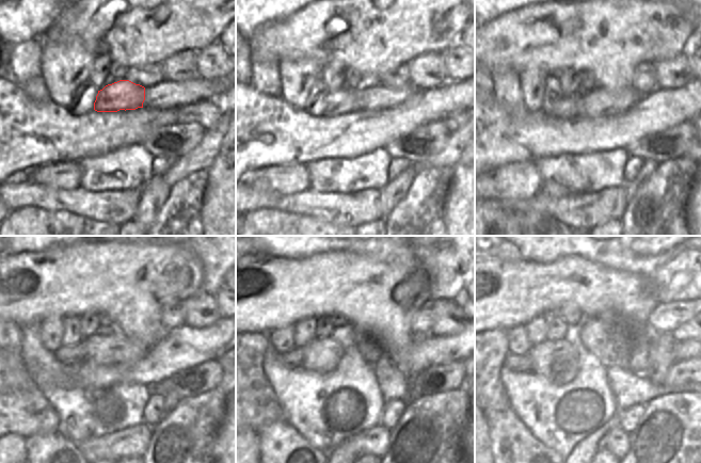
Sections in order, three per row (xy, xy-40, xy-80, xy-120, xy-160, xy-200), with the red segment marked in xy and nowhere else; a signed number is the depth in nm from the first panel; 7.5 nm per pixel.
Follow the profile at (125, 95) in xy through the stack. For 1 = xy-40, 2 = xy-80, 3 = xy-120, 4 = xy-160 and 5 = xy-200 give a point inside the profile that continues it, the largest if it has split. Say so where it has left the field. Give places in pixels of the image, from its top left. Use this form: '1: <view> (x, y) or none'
1: xy-40 (344, 100)
2: xy-80 (568, 108)
3: xy-120 (65, 354)
4: xy-160 (292, 358)
5: xy-200 (522, 363)

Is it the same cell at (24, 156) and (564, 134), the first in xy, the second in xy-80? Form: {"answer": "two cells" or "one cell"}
{"answer": "one cell"}

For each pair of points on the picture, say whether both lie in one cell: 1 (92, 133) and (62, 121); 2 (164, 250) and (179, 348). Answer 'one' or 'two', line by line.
1: one
2: two

